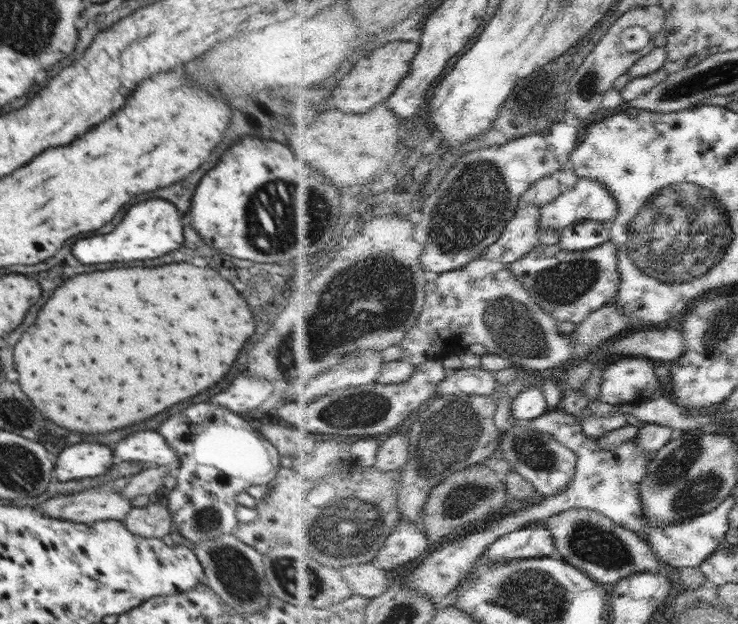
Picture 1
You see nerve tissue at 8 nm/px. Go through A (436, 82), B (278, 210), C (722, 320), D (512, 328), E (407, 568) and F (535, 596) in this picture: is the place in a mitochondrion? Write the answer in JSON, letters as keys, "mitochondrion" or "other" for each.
{"A":"other","B":"mitochondrion","C":"mitochondrion","D":"mitochondrion","E":"other","F":"mitochondrion"}

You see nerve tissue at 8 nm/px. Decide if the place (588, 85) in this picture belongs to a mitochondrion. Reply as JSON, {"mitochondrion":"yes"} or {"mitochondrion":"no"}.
{"mitochondrion":"yes"}

